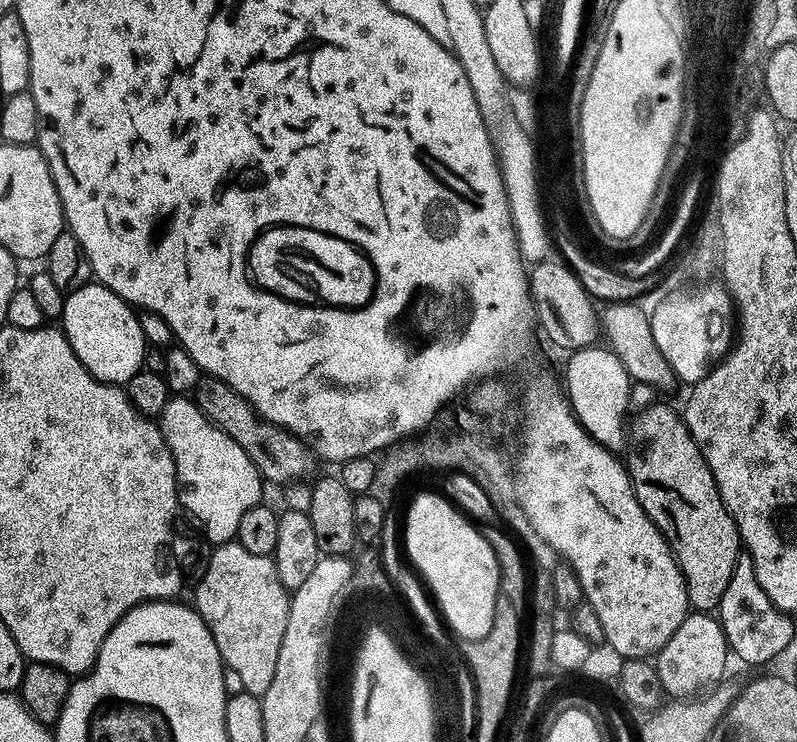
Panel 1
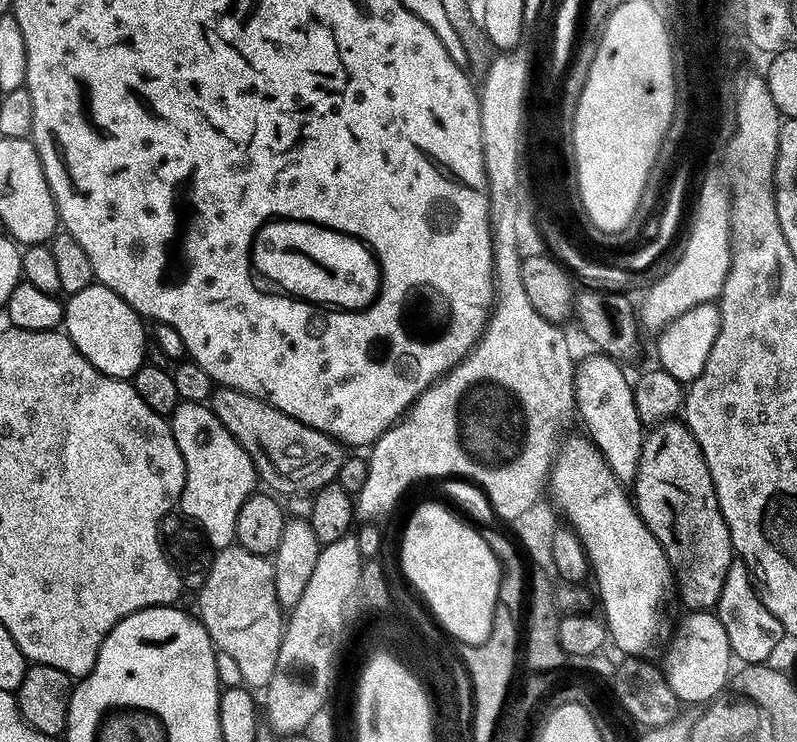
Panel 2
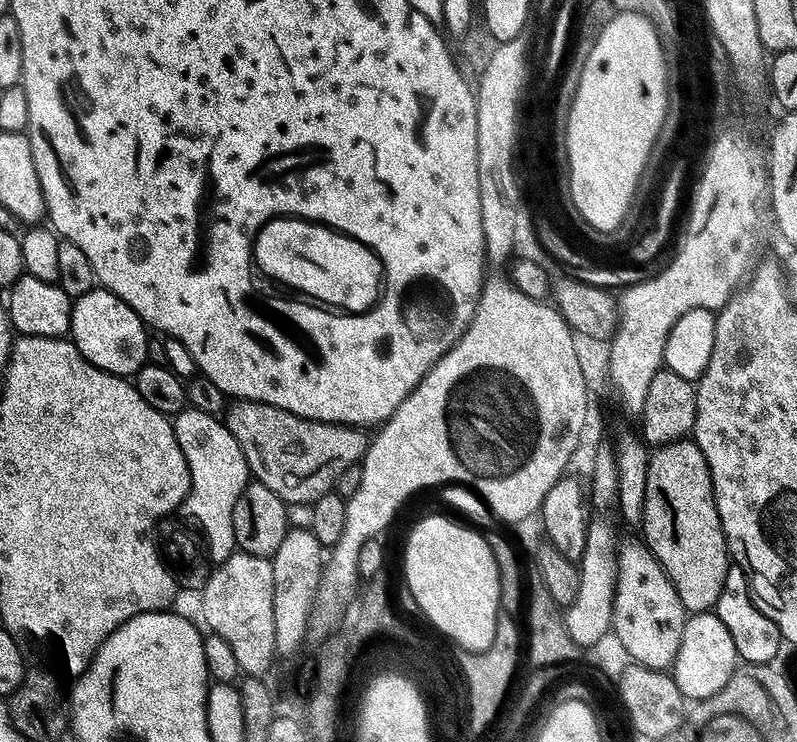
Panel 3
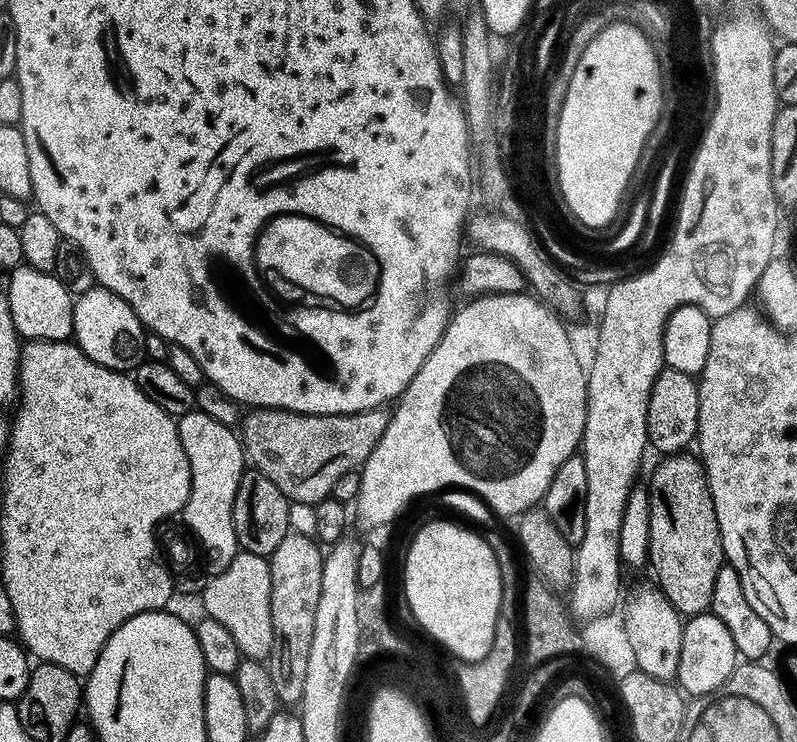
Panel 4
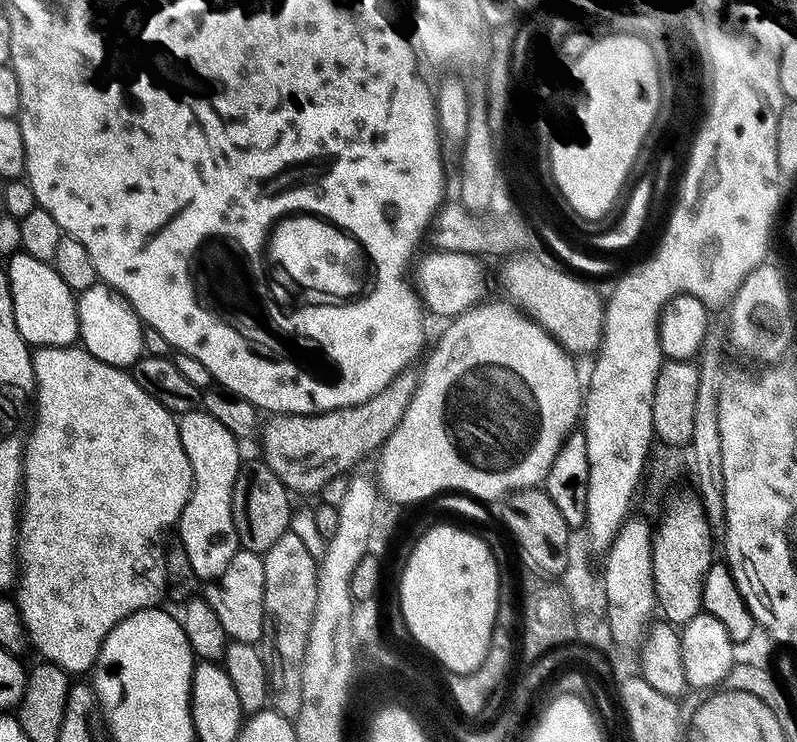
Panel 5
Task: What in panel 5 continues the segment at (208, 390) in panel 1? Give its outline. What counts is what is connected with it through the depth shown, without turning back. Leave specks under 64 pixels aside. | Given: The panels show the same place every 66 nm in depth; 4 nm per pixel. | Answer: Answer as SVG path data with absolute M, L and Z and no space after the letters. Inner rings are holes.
M415 371L399 372L390 382L390 386L386 386L386 390L349 408L311 416L273 415L269 419L272 421L263 425L258 436L258 441L264 447L263 461L290 493L319 493L326 486L326 482L330 482L330 478L351 473L352 464L366 459L371 452L372 455L379 453L390 434L394 434L398 422L402 422L402 414L406 414L406 406L410 406L410 398L414 398L417 379Z

